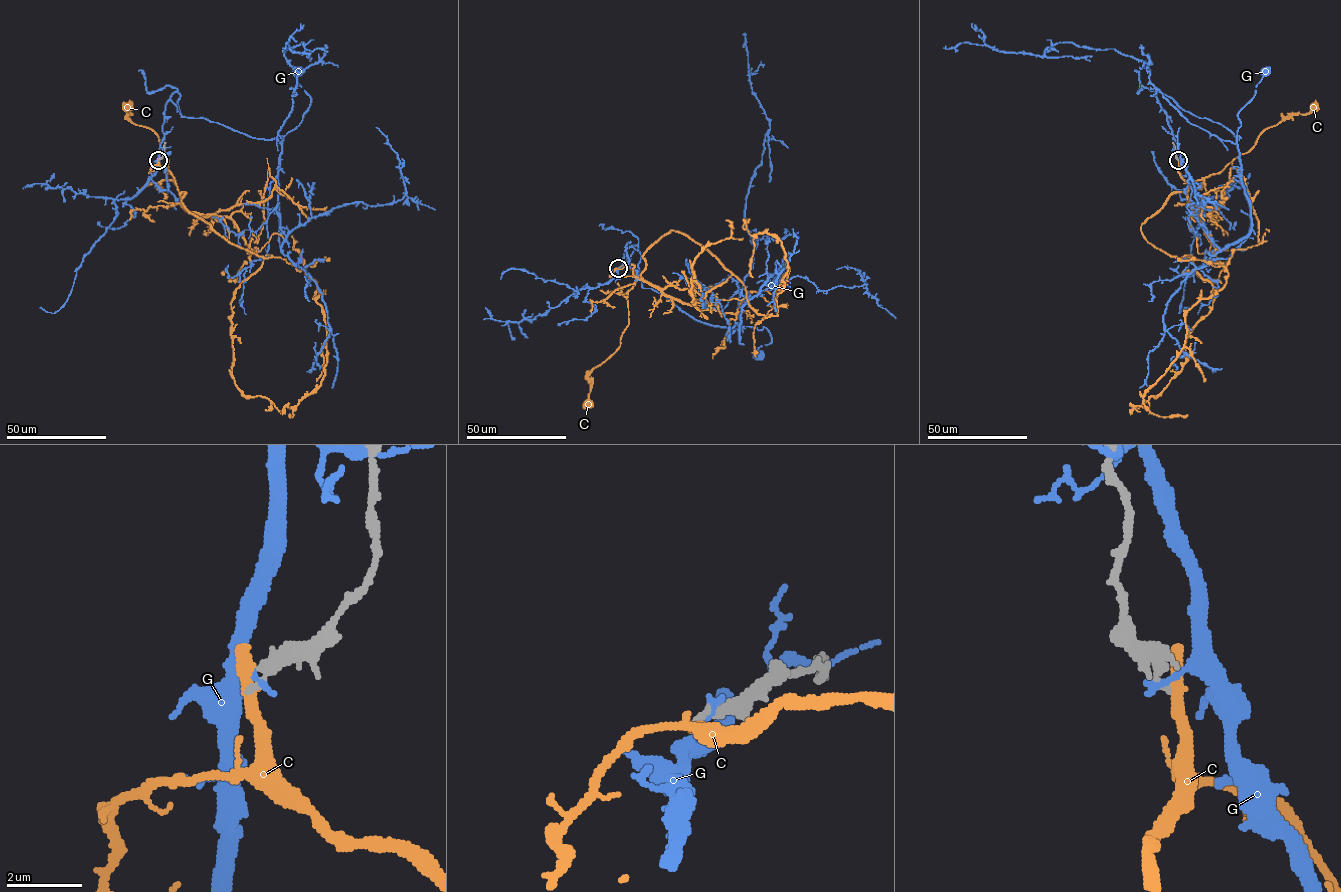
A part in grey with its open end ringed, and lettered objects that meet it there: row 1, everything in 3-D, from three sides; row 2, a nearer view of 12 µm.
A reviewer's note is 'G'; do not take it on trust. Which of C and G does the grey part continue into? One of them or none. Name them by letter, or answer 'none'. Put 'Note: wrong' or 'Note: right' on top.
Note: wrong
none

